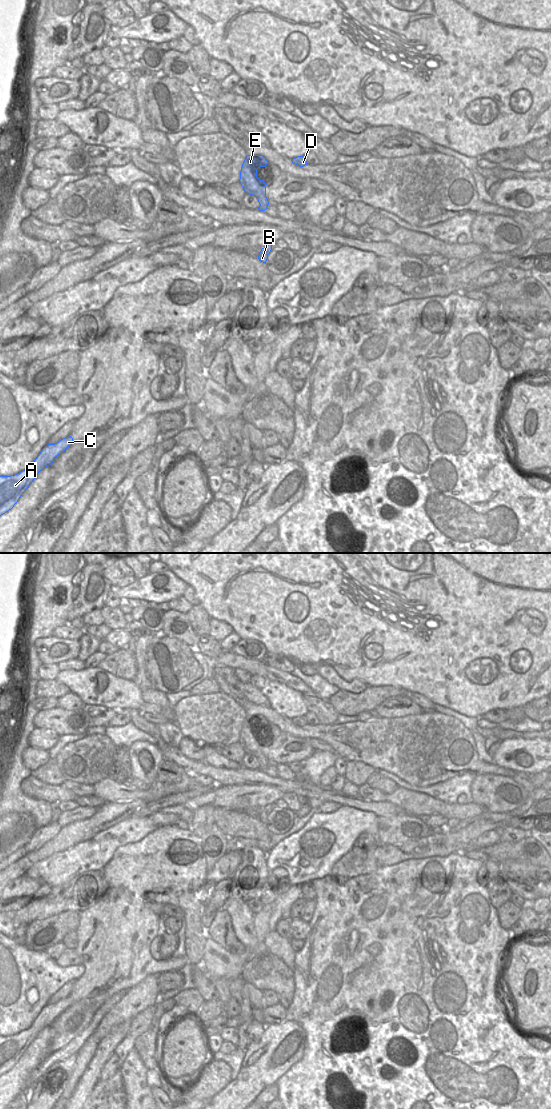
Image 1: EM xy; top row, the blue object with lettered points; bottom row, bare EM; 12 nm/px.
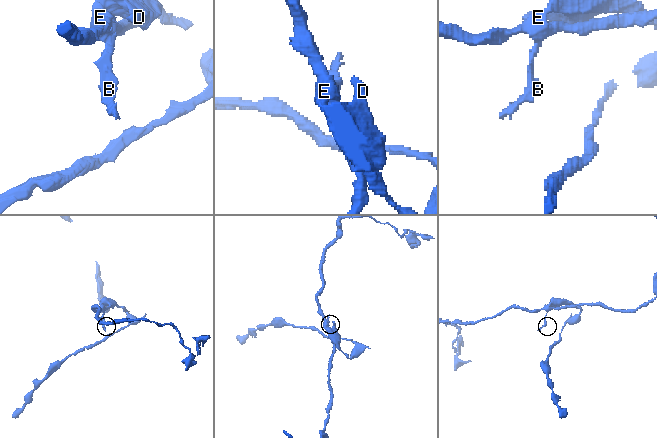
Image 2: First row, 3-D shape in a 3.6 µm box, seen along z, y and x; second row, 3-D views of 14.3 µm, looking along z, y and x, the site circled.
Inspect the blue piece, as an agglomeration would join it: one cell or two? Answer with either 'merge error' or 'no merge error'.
no merge error

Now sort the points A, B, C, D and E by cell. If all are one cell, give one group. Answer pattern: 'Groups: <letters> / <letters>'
Groups: A B C D E.

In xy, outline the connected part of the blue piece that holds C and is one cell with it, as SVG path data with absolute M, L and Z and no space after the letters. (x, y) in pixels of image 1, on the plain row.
M68 995L55 1004L47 1004L27 1030L11 1036L0 1036L0 1076L11 1070L38 1033L51 1025L73 1003L73 998Z

